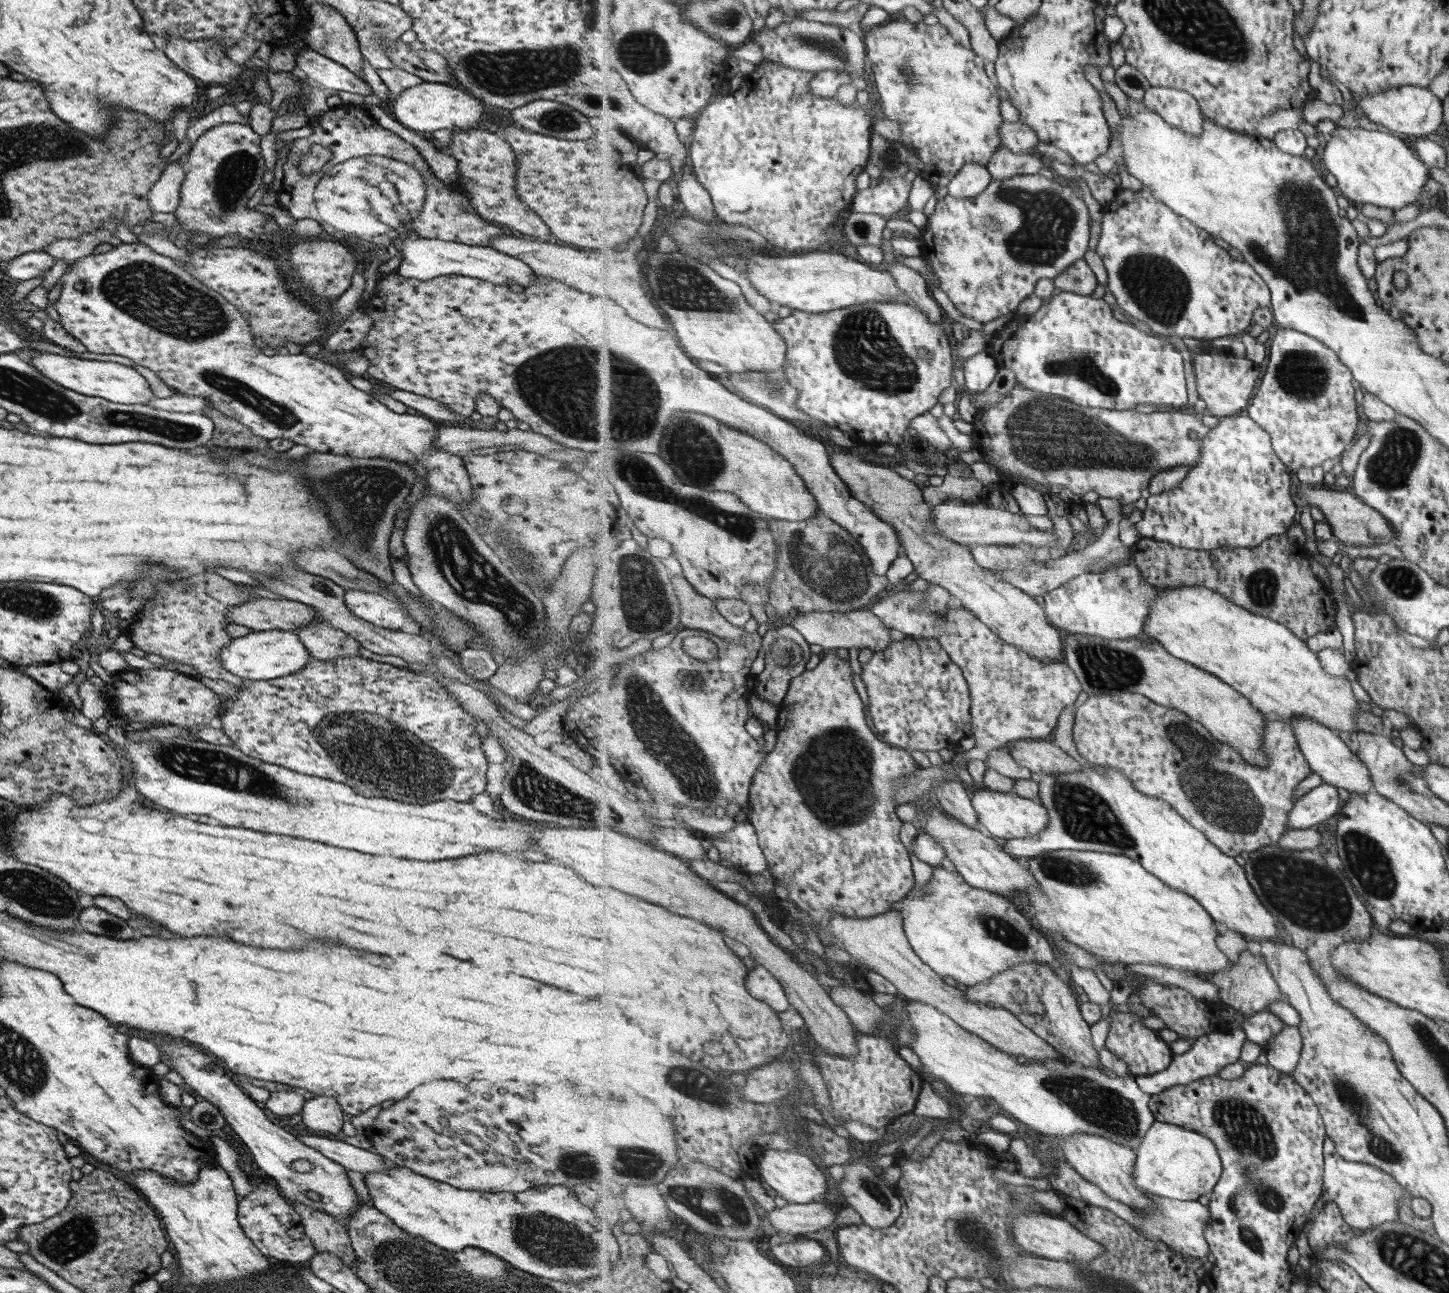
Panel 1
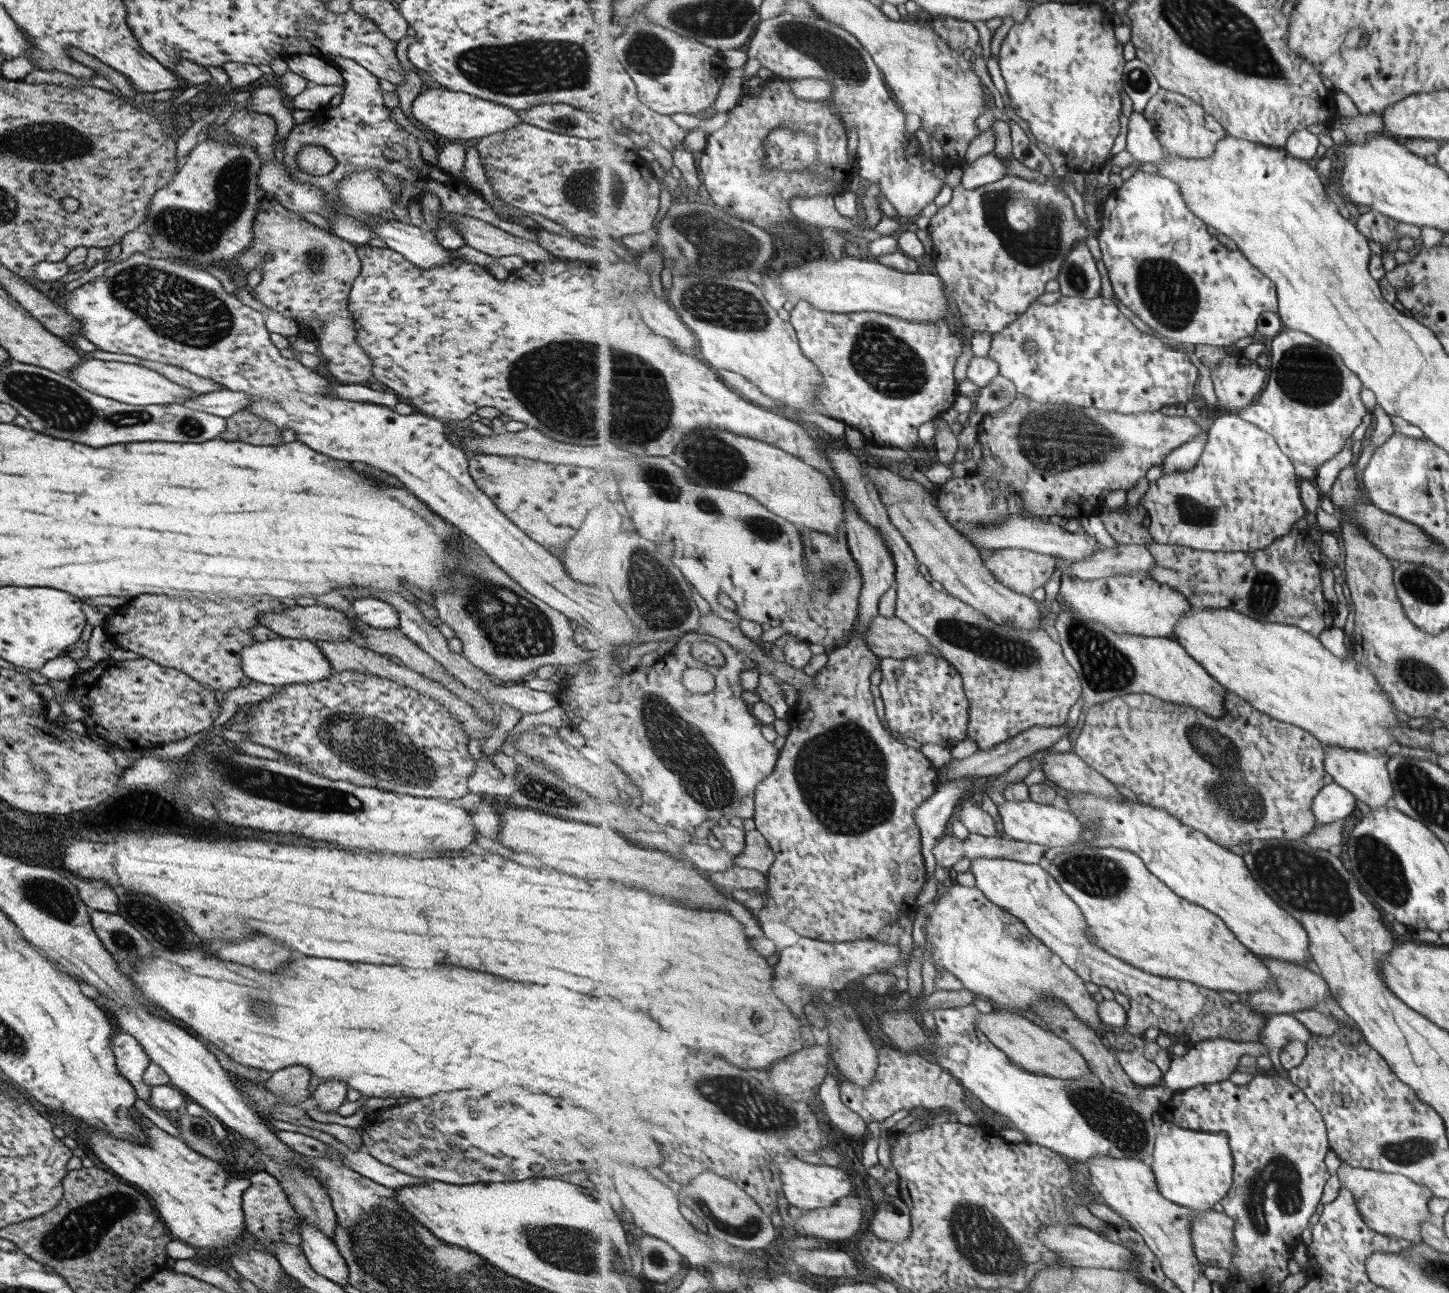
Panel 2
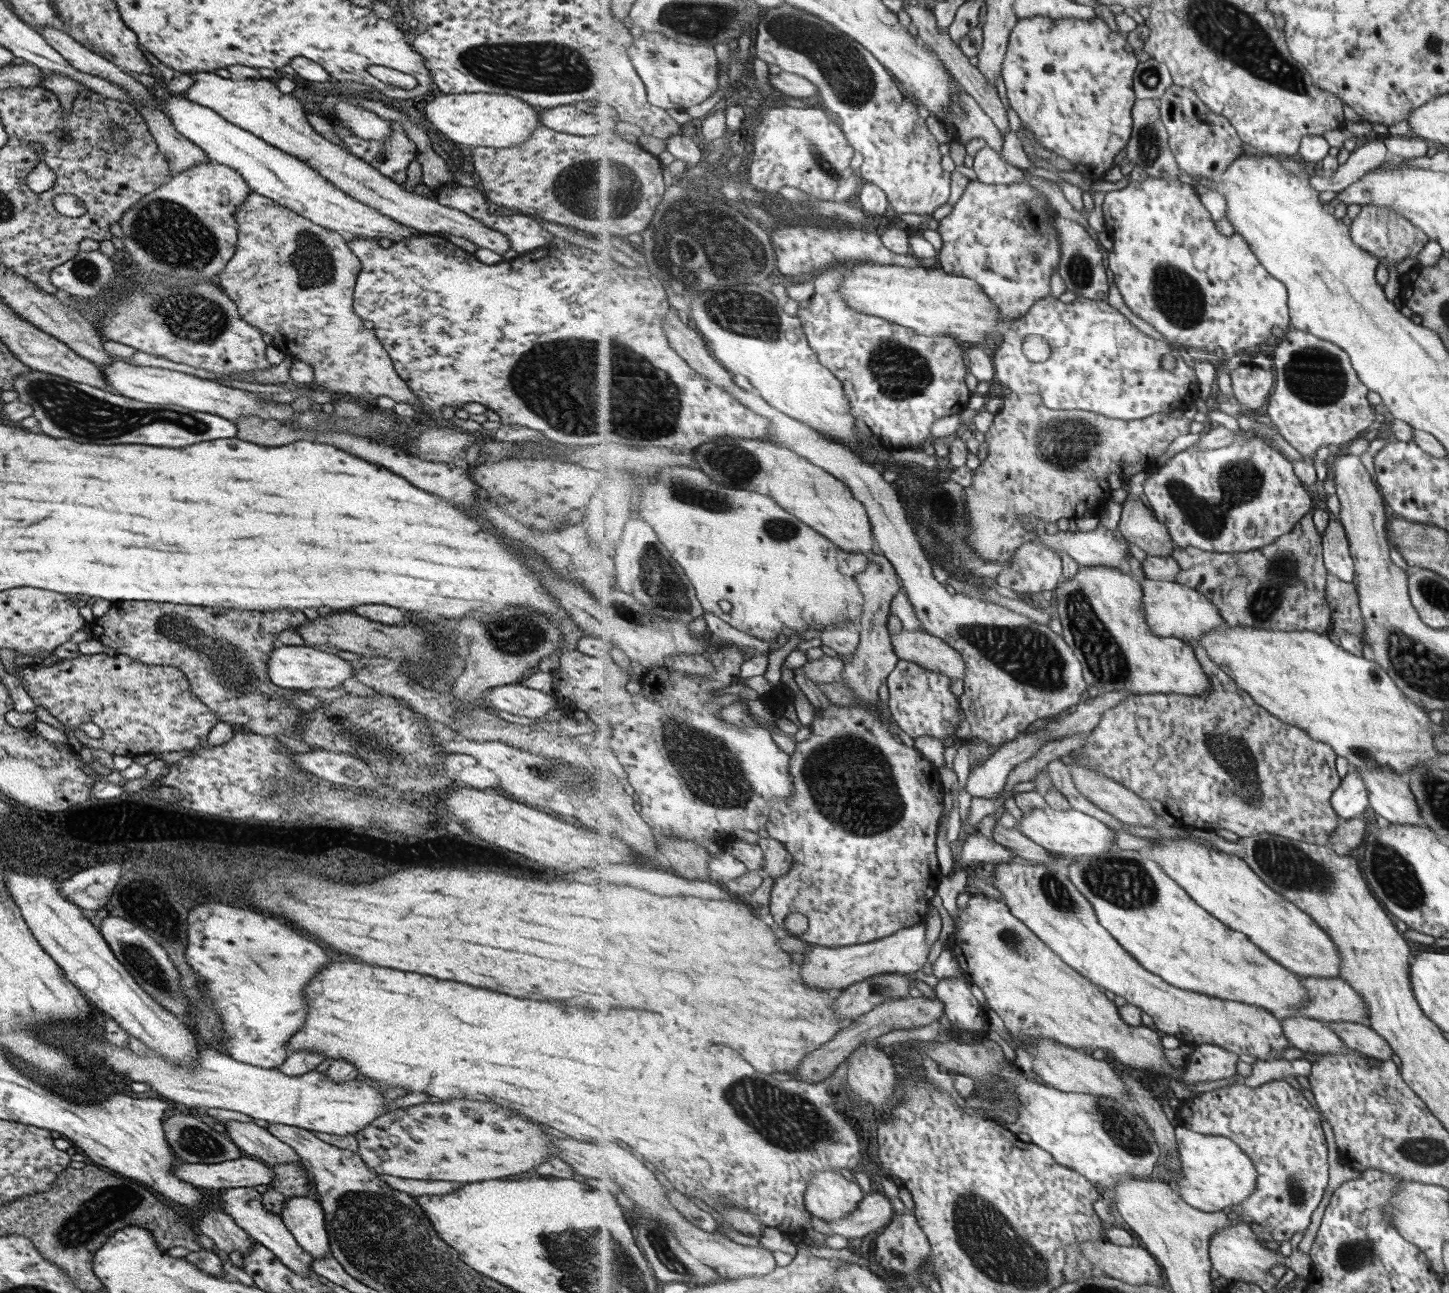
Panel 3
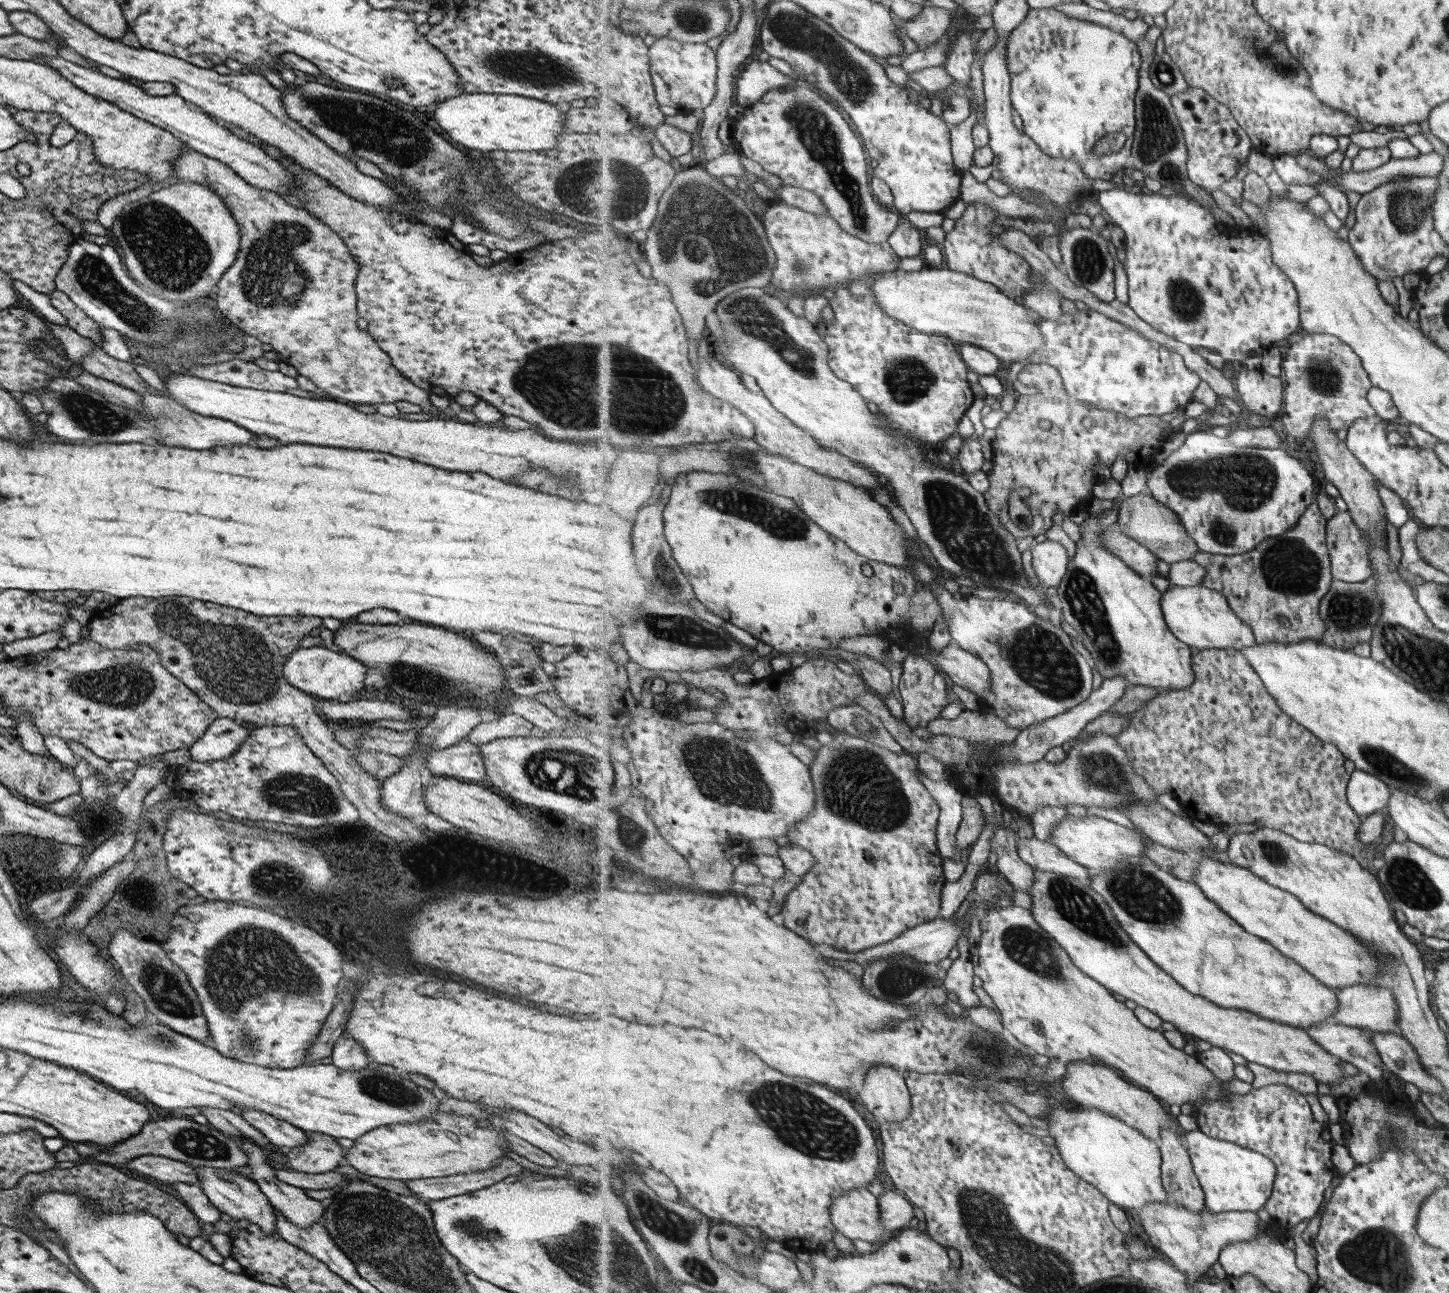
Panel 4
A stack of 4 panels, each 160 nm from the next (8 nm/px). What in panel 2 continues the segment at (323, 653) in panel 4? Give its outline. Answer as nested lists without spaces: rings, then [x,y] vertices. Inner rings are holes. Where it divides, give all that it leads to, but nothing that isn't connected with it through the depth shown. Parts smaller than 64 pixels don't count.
[[[284,638],[255,641],[240,650],[241,670],[247,678],[261,684],[272,684],[274,687],[303,682],[319,682],[327,679],[332,668],[315,643]]]

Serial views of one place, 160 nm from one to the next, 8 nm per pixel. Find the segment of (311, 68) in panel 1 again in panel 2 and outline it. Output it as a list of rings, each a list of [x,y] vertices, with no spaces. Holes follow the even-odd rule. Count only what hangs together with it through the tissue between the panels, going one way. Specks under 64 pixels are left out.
[[[308,54],[290,55],[284,58],[284,62],[287,64],[289,71],[308,80],[311,84],[343,84],[340,70],[337,67]]]

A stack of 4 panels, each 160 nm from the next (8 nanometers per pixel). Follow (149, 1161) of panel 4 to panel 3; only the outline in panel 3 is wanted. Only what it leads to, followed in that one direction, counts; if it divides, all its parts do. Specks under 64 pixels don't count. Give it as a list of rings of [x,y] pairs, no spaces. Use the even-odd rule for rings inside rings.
[[[251,1157],[227,1160],[217,1164],[179,1163],[172,1173],[183,1182],[203,1190],[253,1187],[272,1181],[273,1171]]]

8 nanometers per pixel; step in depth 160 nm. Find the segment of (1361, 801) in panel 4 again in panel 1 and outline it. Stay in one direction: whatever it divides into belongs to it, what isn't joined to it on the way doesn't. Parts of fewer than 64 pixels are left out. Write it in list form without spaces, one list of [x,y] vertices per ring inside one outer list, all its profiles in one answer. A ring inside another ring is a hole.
[[[1321,783],[1301,796],[1290,812],[1291,829],[1310,829],[1335,817],[1342,810],[1341,796],[1336,786]]]

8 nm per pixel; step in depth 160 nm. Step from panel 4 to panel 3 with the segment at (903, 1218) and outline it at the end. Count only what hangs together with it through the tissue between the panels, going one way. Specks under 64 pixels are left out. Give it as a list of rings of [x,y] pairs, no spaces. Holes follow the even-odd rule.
[[[869,1192],[849,1217],[826,1224],[834,1234],[840,1234],[847,1239],[863,1238],[871,1232],[880,1233],[887,1229],[893,1221],[893,1215],[893,1204],[885,1193]]]

